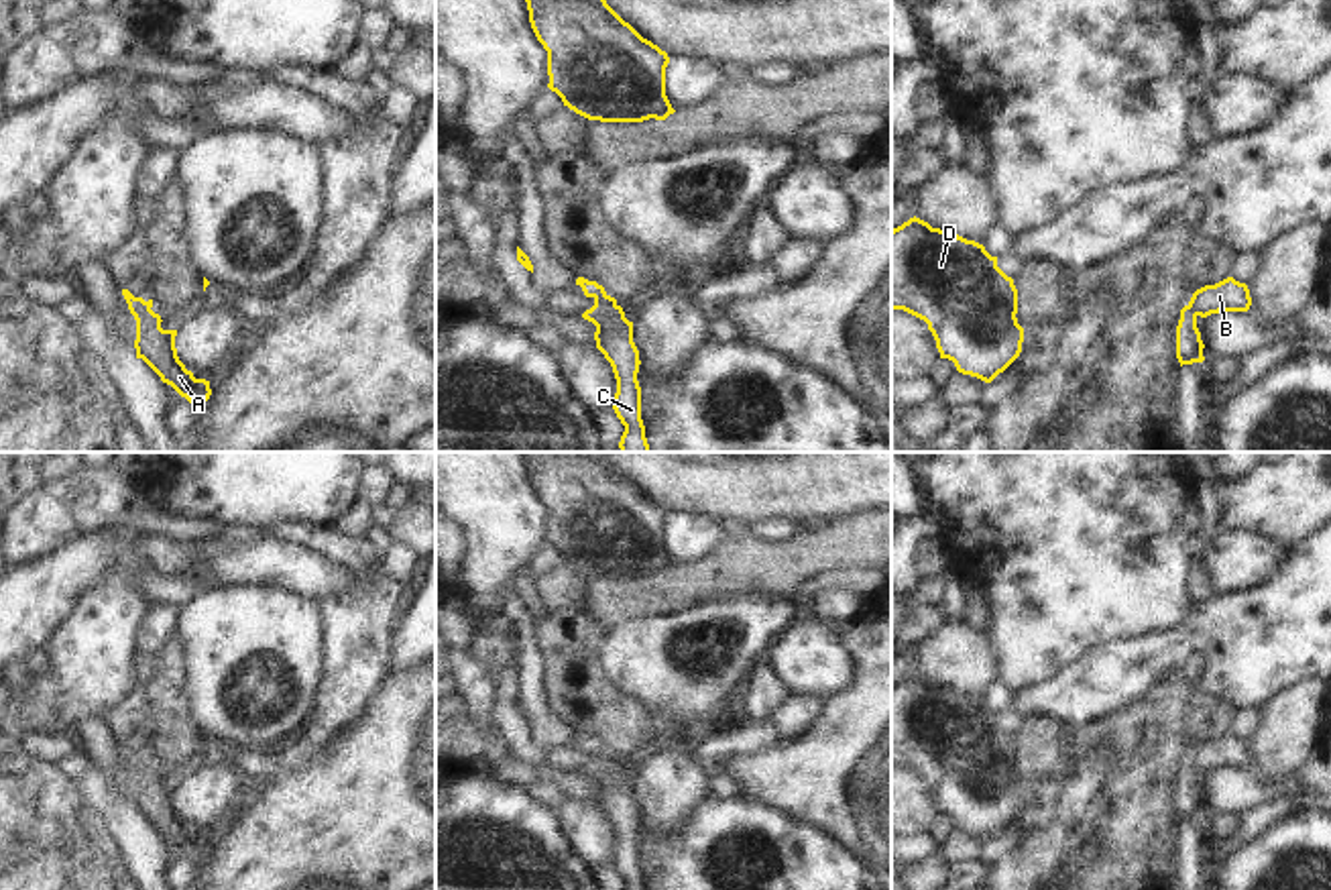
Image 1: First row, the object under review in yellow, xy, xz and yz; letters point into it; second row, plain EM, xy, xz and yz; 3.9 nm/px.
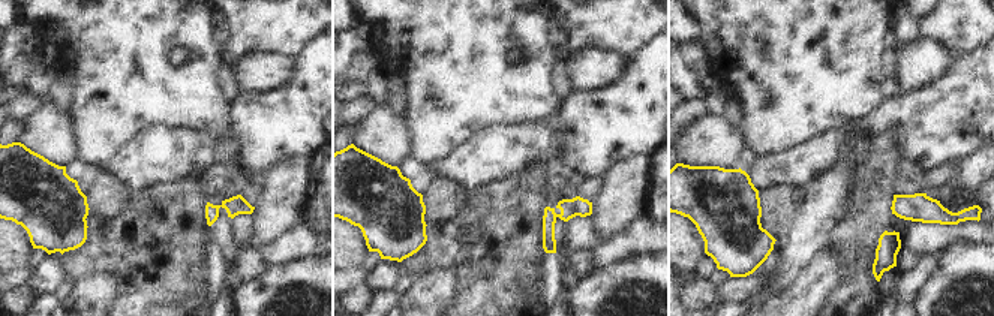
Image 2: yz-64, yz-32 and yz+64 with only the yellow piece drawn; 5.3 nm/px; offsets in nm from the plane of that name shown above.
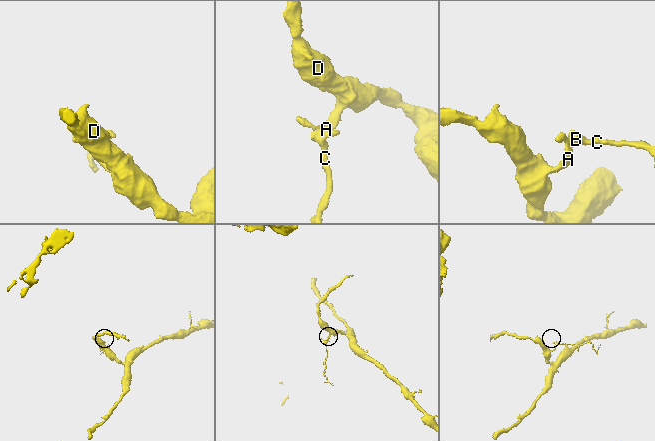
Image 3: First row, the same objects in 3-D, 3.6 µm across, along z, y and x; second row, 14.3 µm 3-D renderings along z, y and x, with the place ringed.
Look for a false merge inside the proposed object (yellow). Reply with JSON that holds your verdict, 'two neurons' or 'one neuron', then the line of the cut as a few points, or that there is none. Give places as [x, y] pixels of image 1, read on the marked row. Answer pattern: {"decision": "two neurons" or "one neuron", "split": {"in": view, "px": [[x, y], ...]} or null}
{"decision": "two neurons", "split": {"in": "xz", "px": [[605, 292], [595, 298]]}}

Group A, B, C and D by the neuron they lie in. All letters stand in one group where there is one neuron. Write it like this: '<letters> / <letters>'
A D / B C

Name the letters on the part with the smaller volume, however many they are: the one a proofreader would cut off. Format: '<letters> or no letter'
B, C

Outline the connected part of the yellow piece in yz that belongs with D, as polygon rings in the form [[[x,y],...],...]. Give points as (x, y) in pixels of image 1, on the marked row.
[[[910,218],[891,230],[891,310],[904,310],[928,324],[940,358],[954,363],[963,375],[991,383],[1022,352],[1024,328],[1018,324],[1018,289],[1014,279],[997,267],[983,244],[954,232],[932,228],[920,218]]]

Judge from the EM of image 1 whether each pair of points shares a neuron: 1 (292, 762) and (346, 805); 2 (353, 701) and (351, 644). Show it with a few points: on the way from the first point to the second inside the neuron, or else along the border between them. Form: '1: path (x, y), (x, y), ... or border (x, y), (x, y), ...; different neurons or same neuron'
1: border (338, 740), (312, 762), (271, 781); different neurons
2: path (353, 687), (353, 658); same neuron

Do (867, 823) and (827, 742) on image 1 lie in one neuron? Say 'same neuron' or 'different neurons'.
same neuron

